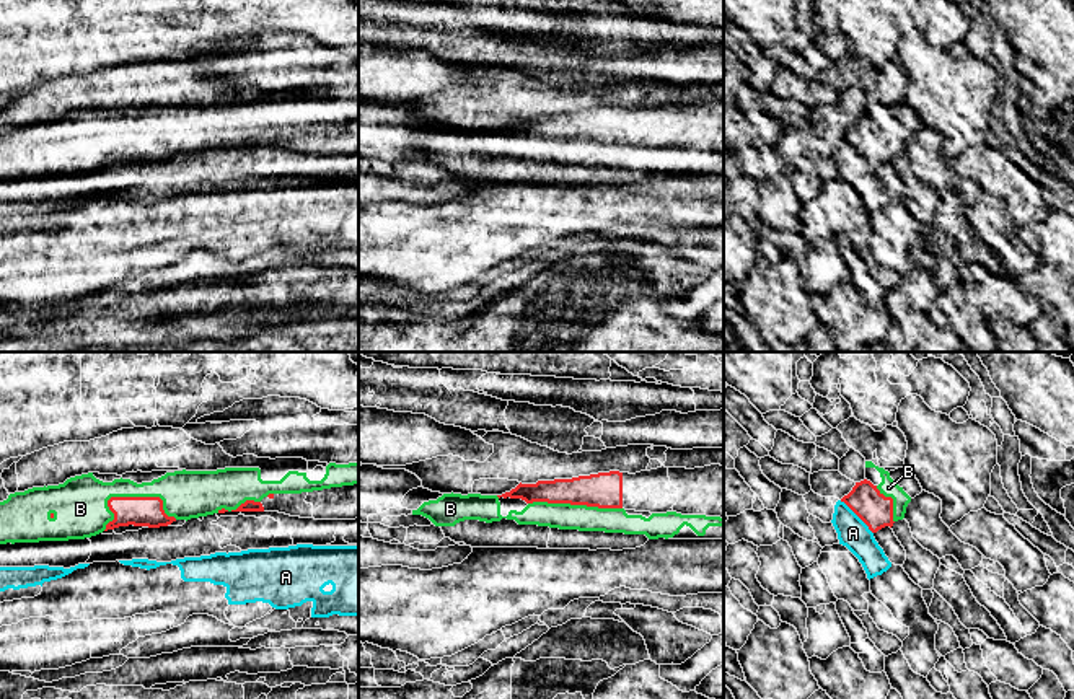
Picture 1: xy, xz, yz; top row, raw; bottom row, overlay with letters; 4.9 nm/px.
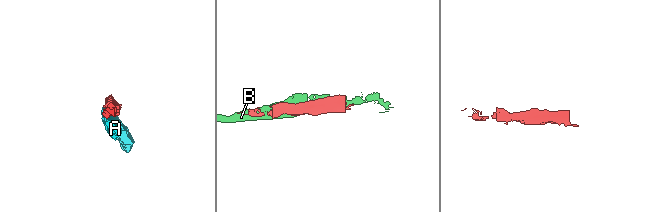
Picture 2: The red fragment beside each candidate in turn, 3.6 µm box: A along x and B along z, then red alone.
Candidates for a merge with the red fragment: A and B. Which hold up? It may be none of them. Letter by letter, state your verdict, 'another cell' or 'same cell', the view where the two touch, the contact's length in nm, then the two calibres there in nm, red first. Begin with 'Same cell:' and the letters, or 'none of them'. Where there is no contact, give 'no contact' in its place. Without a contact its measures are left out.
Same cell: B
A: another cell; contact in yz; length 240 nm; calibres 170 and 150 nm
B: same cell; contact in xy; length 380 nm; calibres 140 and 260 nm

